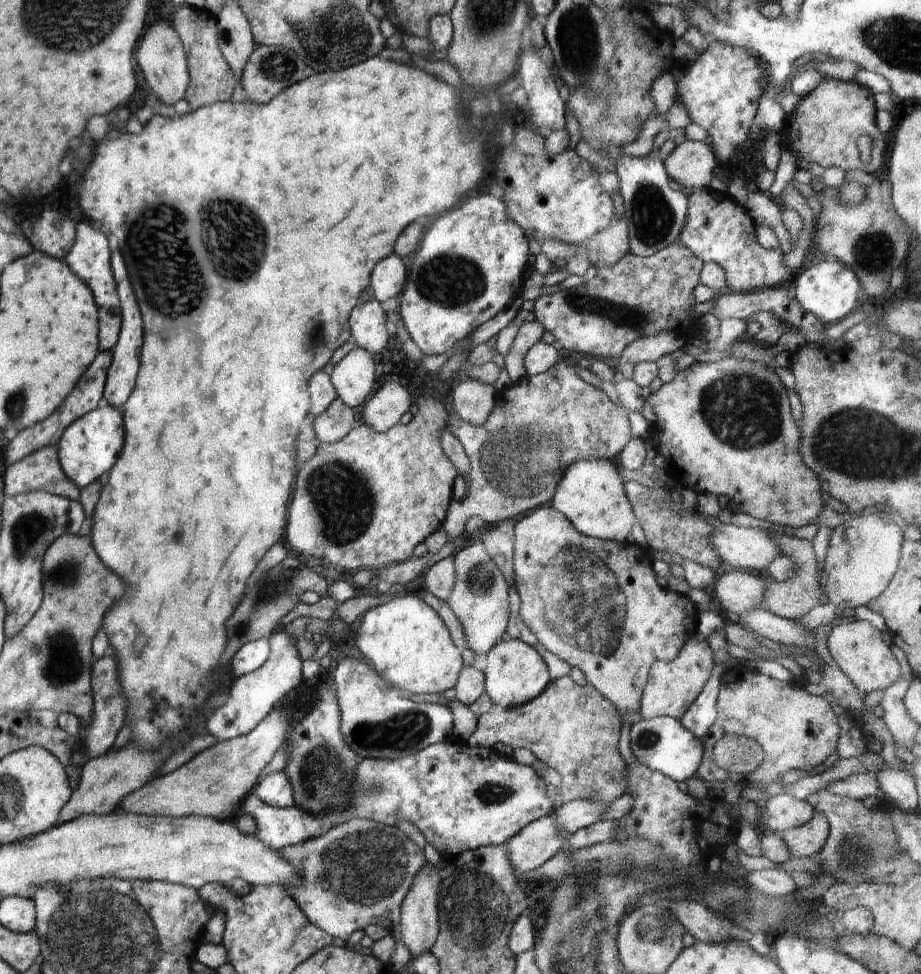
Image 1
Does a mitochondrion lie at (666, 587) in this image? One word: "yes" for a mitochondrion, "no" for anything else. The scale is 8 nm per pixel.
no

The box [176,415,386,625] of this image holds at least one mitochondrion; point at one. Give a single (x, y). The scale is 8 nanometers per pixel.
(347, 499)

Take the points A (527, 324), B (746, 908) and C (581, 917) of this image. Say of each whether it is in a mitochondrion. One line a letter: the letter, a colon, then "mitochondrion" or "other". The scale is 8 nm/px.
A: other
B: mitochondrion
C: mitochondrion

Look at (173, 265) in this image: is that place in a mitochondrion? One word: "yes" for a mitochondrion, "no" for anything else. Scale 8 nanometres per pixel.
yes

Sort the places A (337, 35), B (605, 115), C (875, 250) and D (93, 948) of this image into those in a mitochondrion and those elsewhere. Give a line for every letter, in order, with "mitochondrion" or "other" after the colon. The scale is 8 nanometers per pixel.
A: mitochondrion
B: mitochondrion
C: mitochondrion
D: mitochondrion

